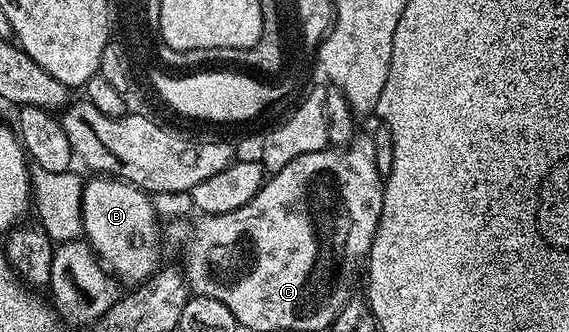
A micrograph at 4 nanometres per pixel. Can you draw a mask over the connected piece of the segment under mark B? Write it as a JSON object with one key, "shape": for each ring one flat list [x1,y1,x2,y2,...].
{"shape":[[91,177,84,182,83,235,116,280,139,285,159,270,159,223,152,196,140,187,110,177]]}

